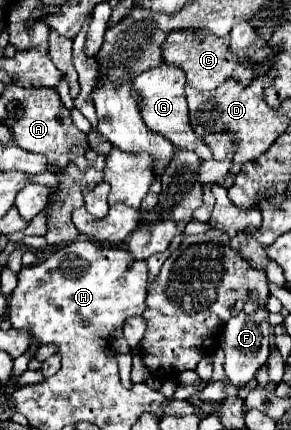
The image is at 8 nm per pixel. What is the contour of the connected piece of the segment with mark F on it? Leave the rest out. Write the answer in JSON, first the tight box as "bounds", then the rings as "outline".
{"bounds":[221,307,269,389],"outline":[[[259,307],[259,311],[245,313],[241,311],[237,317],[229,319],[221,333],[221,349],[225,351],[225,373],[229,381],[243,389],[249,381],[253,381],[257,369],[267,363],[269,357],[269,311],[267,307]]]}

